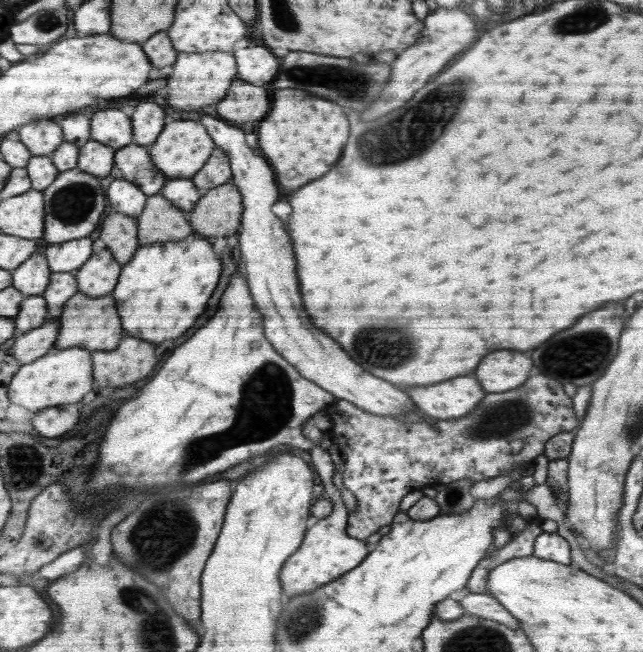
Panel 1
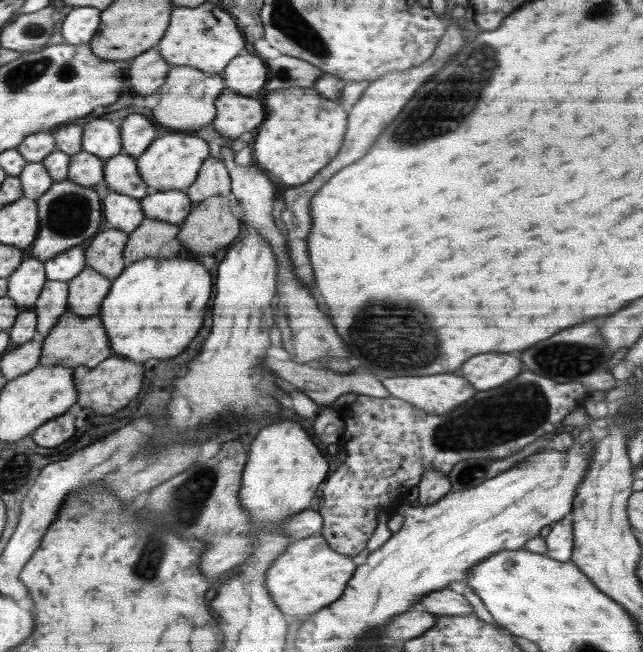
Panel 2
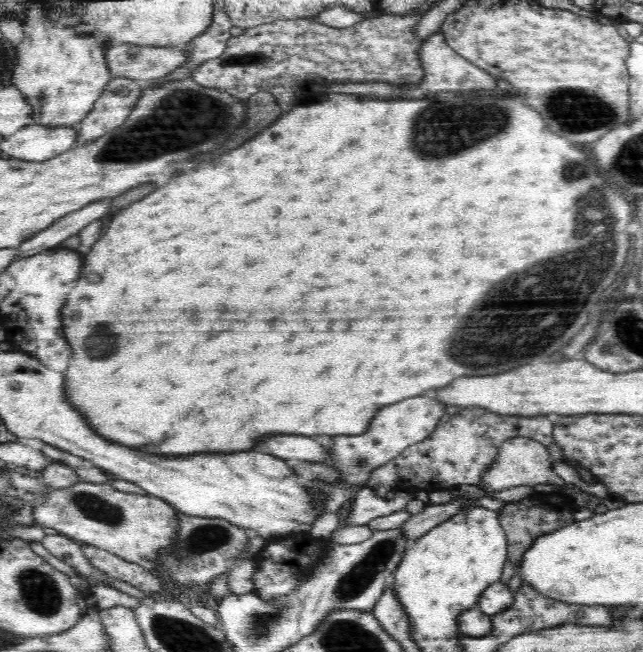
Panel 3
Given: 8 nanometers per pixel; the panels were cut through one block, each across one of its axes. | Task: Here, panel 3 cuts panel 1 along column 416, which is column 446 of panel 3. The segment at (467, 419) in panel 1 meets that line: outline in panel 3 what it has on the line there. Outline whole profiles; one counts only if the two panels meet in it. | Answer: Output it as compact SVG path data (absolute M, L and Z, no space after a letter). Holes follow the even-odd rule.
M461 408L446 423L438 424L428 439L403 450L400 456L372 470L366 485L376 495L384 497L388 491L405 491L414 495L418 489L459 491L478 486L483 472L493 463L500 446L512 438L540 442L552 455L552 464L563 460L563 452L556 445L554 424L546 415L510 416L492 413L484 408Z

